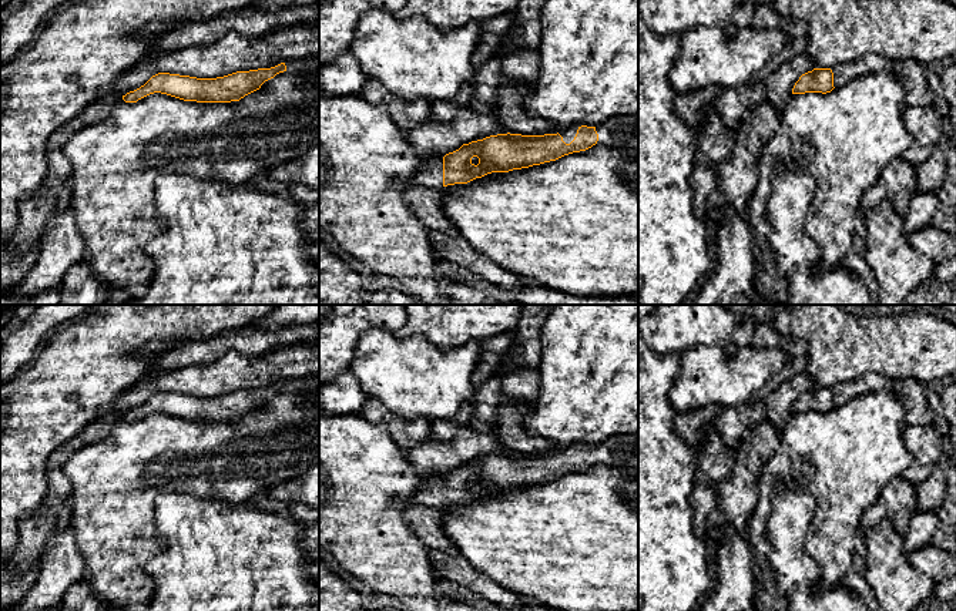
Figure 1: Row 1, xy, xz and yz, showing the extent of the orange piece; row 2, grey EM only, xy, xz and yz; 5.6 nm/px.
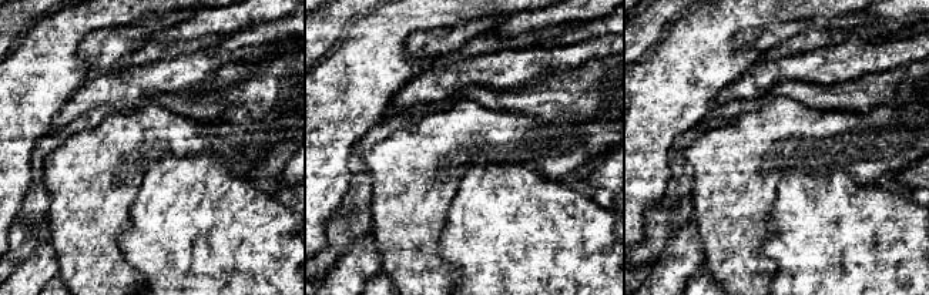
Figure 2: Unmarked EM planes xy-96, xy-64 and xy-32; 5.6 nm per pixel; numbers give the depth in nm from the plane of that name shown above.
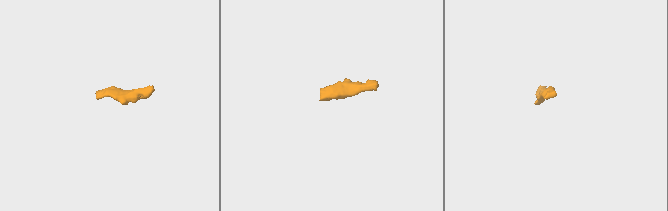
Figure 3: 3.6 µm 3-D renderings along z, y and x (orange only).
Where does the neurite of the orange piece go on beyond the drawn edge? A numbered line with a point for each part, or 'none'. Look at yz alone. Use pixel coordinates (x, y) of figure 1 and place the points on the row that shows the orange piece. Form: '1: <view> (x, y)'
none

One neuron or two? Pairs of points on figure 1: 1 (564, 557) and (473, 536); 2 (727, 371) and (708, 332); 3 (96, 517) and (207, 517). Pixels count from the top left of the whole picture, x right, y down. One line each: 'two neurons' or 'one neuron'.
1: one neuron
2: two neurons
3: two neurons

